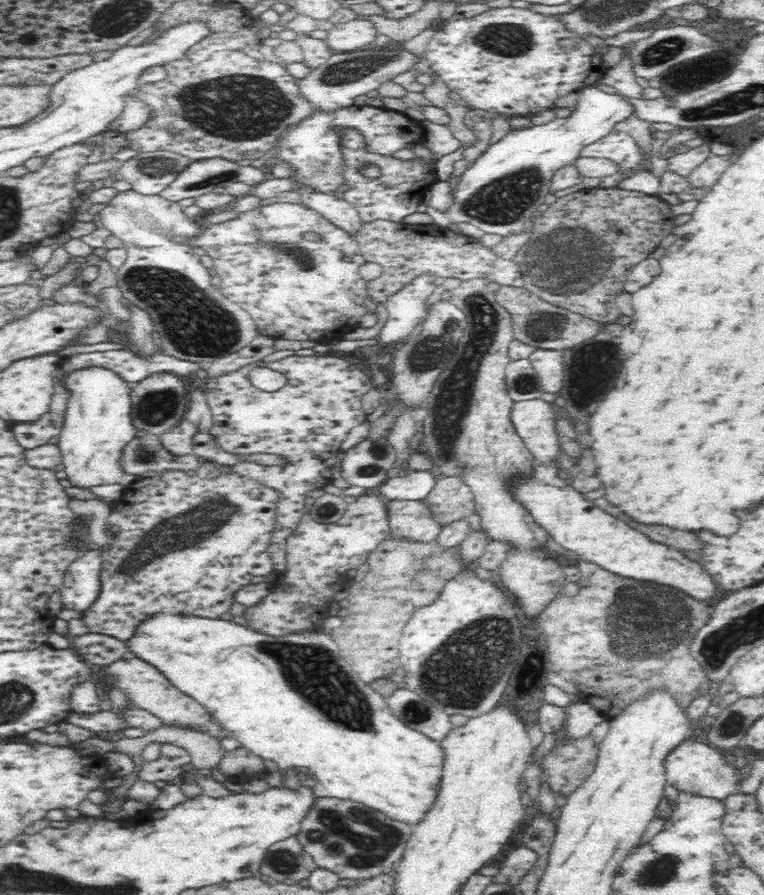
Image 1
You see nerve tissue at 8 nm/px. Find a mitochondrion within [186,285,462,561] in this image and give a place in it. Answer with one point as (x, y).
(423, 356)

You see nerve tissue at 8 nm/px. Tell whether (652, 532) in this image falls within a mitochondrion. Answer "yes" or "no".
no

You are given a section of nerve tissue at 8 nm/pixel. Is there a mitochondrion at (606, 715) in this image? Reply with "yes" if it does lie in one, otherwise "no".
no

